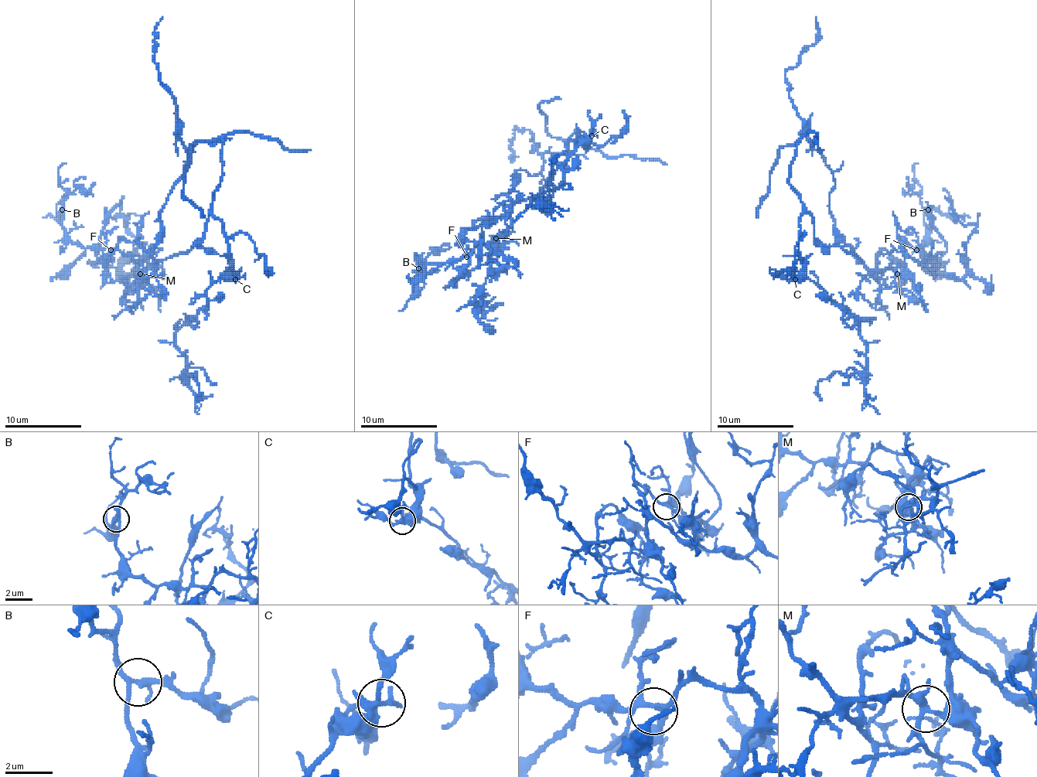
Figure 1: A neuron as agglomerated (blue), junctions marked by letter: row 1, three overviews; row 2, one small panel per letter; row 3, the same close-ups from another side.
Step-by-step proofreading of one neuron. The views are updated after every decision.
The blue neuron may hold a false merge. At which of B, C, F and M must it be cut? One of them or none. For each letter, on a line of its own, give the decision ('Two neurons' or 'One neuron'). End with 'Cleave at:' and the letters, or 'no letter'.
B: One neuron
C: One neuron
F: One neuron
M: One neuron
Cleave at: no letter

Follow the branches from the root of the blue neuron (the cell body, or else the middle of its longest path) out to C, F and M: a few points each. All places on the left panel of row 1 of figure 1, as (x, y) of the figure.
C: (193, 246), (205, 236), (205, 223), (210, 213), (222, 223), (228, 244), (230, 273), (235, 279)
F: (193, 246), (185, 252), (160, 260), (155, 269), (144, 269), (141, 275), (141, 244), (121, 240), (110, 250)
M: (193, 246), (185, 252), (160, 260), (155, 269), (143, 269), (139, 273)

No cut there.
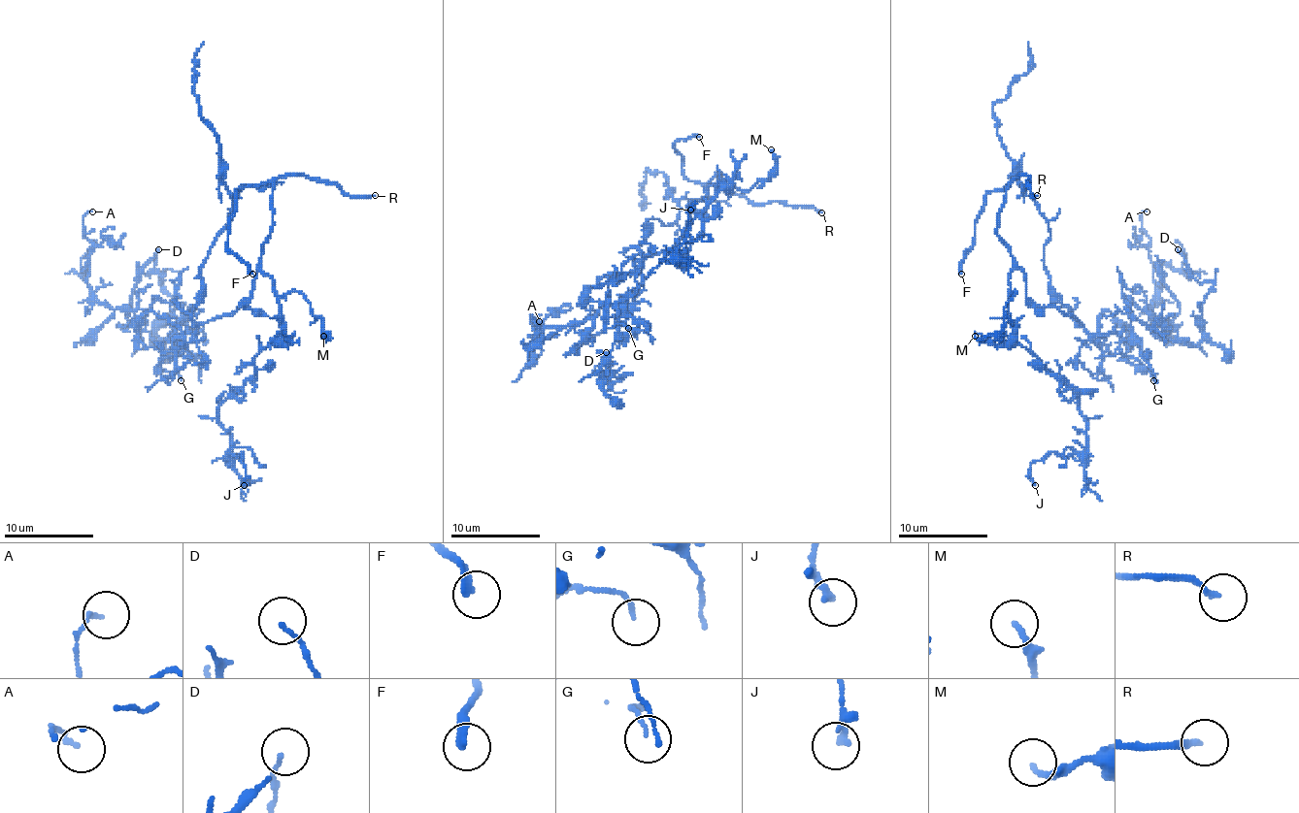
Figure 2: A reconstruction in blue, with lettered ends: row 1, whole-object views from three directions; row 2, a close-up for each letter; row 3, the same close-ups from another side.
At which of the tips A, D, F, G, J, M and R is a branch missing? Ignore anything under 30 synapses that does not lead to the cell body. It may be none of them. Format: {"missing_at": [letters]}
{"missing_at": ["F", "R"]}

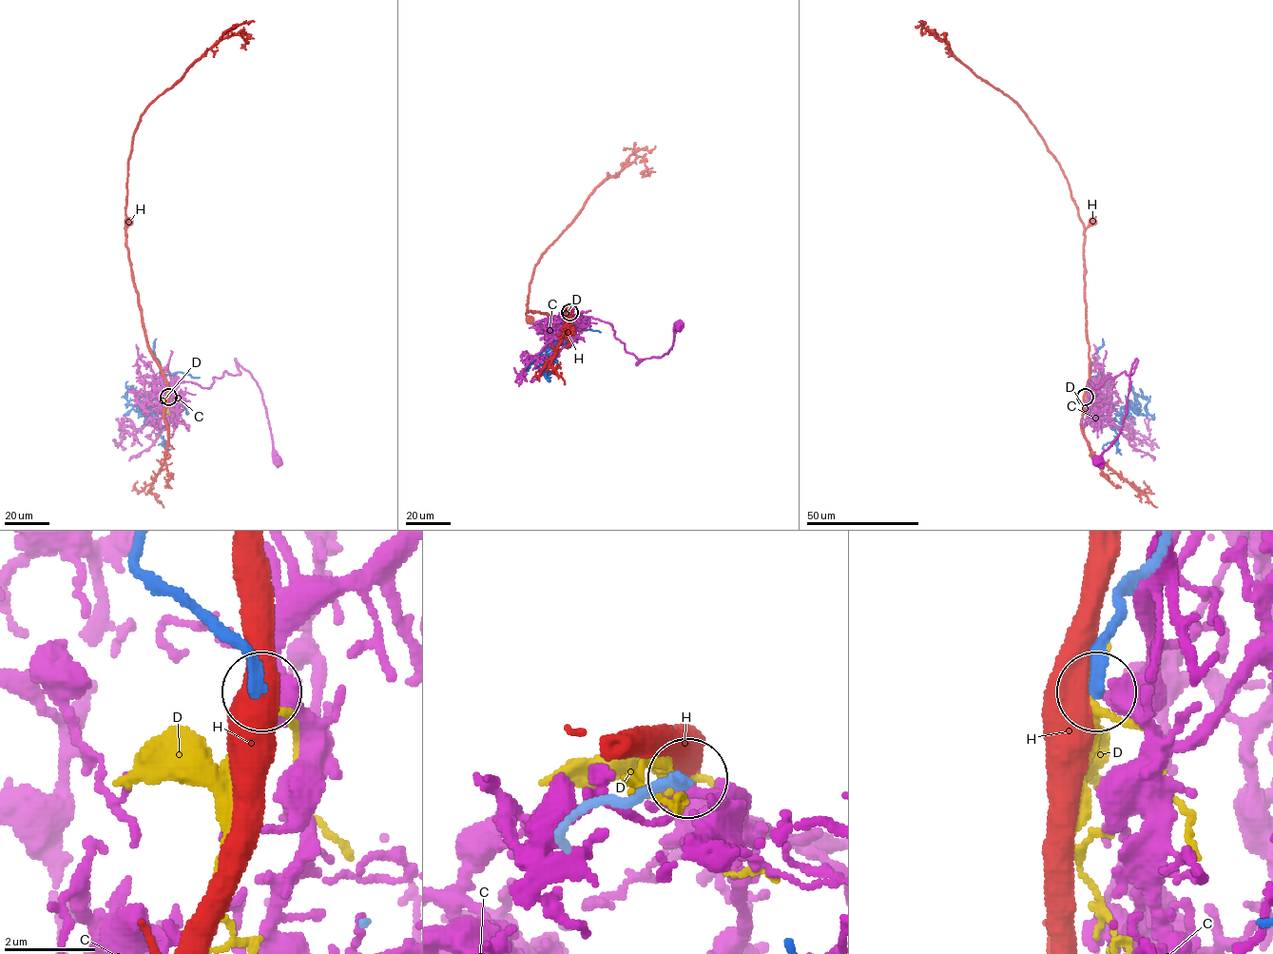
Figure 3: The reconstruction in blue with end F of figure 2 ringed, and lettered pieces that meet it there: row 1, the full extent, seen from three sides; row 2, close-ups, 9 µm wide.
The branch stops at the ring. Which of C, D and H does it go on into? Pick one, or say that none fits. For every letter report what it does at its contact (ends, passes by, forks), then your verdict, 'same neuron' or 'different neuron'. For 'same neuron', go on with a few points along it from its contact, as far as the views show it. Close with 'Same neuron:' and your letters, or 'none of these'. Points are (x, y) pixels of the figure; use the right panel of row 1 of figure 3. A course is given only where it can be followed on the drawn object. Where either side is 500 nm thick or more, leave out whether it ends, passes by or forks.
C: it forks there; different neuron
D: it passes by; different neuron
H: different neuron
Same neuron: none of these

